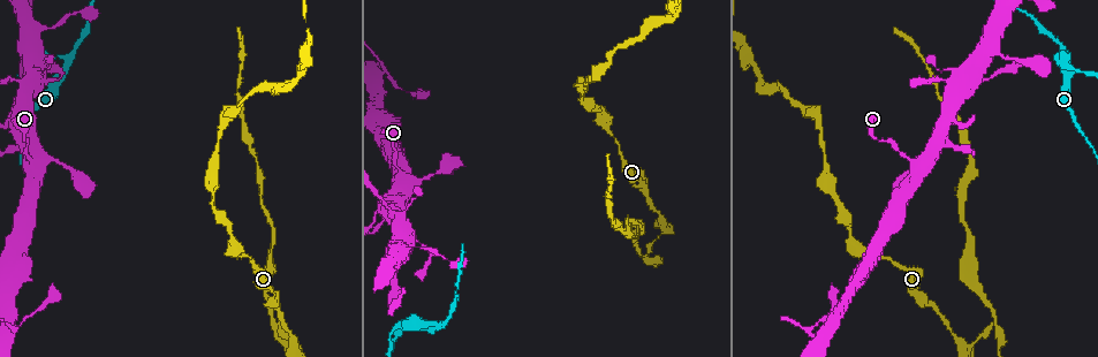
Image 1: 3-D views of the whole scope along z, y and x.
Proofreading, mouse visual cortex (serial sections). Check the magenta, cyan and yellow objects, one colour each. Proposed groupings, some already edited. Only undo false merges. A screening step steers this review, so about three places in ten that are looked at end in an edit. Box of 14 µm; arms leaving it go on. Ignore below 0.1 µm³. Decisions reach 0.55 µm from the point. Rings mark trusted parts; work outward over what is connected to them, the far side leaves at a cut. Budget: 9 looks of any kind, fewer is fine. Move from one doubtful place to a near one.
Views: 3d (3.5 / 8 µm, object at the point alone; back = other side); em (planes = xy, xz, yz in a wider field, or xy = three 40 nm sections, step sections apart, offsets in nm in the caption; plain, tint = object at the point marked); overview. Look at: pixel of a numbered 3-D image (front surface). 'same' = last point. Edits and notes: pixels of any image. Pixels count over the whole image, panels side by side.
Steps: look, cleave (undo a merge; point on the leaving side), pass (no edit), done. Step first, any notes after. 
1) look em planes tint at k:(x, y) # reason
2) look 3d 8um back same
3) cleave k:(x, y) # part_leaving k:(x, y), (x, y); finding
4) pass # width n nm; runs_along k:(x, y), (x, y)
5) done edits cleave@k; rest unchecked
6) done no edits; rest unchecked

look 3d 3.5um at 1:(11, 335) # four or more arms meet

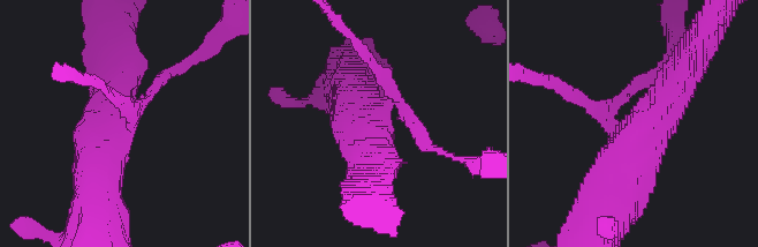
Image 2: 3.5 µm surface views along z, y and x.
look em xy step 2 tint at 2:(623, 128) # arms 4; arm_widths 150, 200, 450, 700 nm

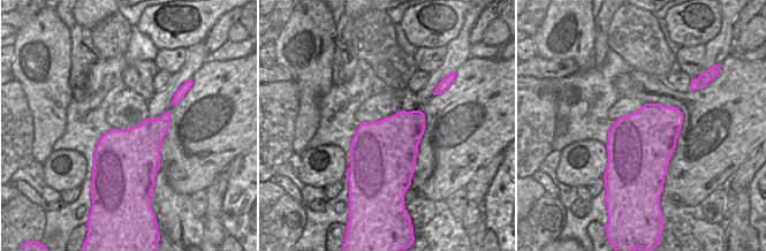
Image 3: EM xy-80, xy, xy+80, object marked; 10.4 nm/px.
pass # width 600 nm; runs_along 2:(690, 65), (601, 192); one cell here

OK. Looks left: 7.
look 3d 3.5um at 1:(946, 141)

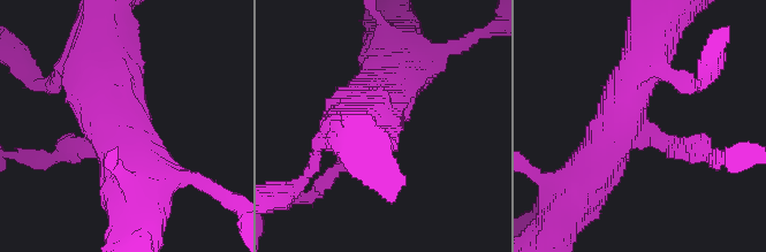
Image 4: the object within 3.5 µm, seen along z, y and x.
look em xy step 1 tint at 4:(640, 129) # need the tissue

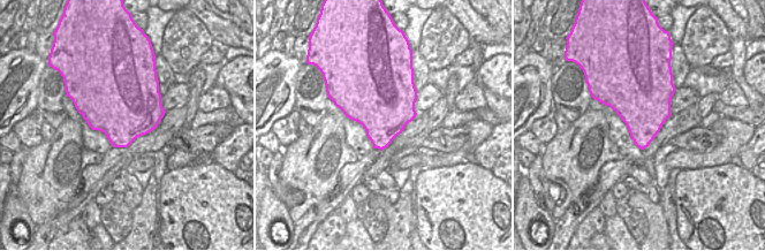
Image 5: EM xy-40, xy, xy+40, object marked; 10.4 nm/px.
pass # runs_along 4:(586, 176), (616, 130), (645, 48); all the same cell

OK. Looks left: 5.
look 3d 3.5um back at 1:(989, 49) # abrupt turn

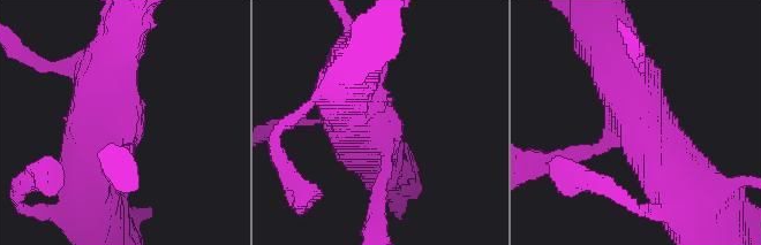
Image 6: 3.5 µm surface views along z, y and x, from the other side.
pass # runs_along 6:(679, 186), (645, 137), (611, 52); one cell here

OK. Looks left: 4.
look 3d 3.5um at 1:(439, 326) # sudden change in width

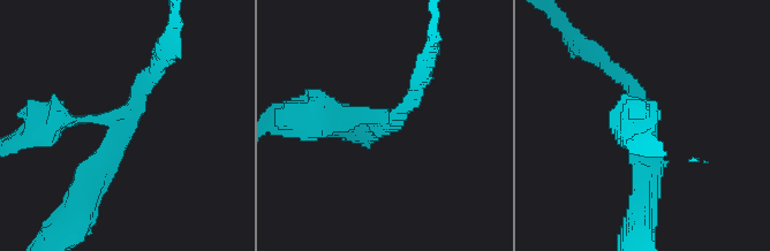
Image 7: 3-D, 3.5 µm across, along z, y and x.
look em xy step 5 tint at 7:(120, 137) # arms 3; arm_widths 200, 250, 350 nm; shape alone is not enough

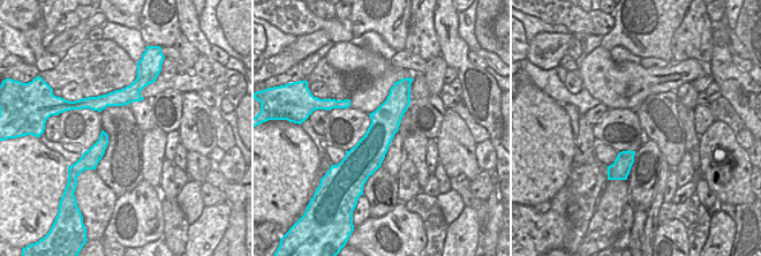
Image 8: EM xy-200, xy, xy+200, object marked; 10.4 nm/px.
cleave 7:(66, 123) # width 320 nm; part_leaving 7:(108, 121), (52, 118), (30, 135); a second cell is stuck on

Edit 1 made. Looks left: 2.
done edits cleave@7; rest unchecked

